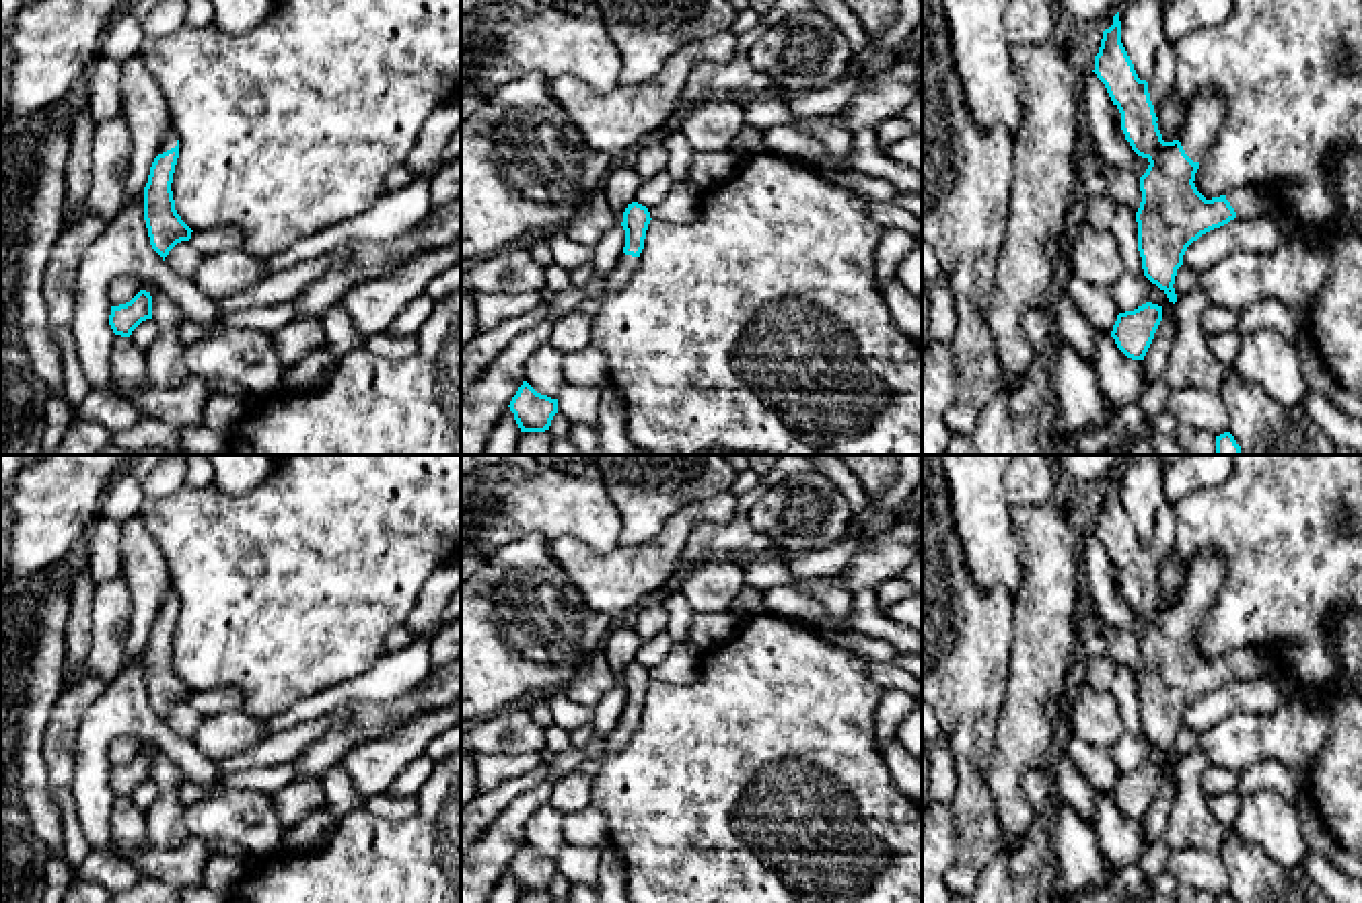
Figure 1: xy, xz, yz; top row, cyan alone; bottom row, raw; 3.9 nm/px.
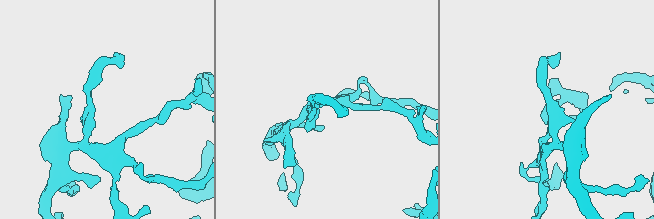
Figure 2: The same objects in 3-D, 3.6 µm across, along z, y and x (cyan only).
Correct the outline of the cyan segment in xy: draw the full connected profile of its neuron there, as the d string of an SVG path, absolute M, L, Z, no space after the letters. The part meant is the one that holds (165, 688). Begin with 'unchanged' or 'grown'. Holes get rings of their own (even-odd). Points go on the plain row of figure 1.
grown; M173 586L165 592L158 617L154 619L144 648L144 681L152 710L163 718L181 703L191 699L191 689L175 671L171 652L175 625L179 619L179 597Z

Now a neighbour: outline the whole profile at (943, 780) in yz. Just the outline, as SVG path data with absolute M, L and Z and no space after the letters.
M940 734L936 743L928 745L928 761L930 761L928 800L951 806L957 790L957 773L955 759L944 734Z

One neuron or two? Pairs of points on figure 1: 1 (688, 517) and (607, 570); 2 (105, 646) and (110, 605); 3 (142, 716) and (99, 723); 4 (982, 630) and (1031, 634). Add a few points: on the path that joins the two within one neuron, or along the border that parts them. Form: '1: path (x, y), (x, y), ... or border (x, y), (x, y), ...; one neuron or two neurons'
1: path (669, 537), (636, 570), (628, 570); one neuron
2: path (108, 636), (110, 616); one neuron
3: path (132, 716), (110, 718); one neuron
4: border (1013, 595), (1015, 638), (1011, 669), (1005, 679); two neurons

